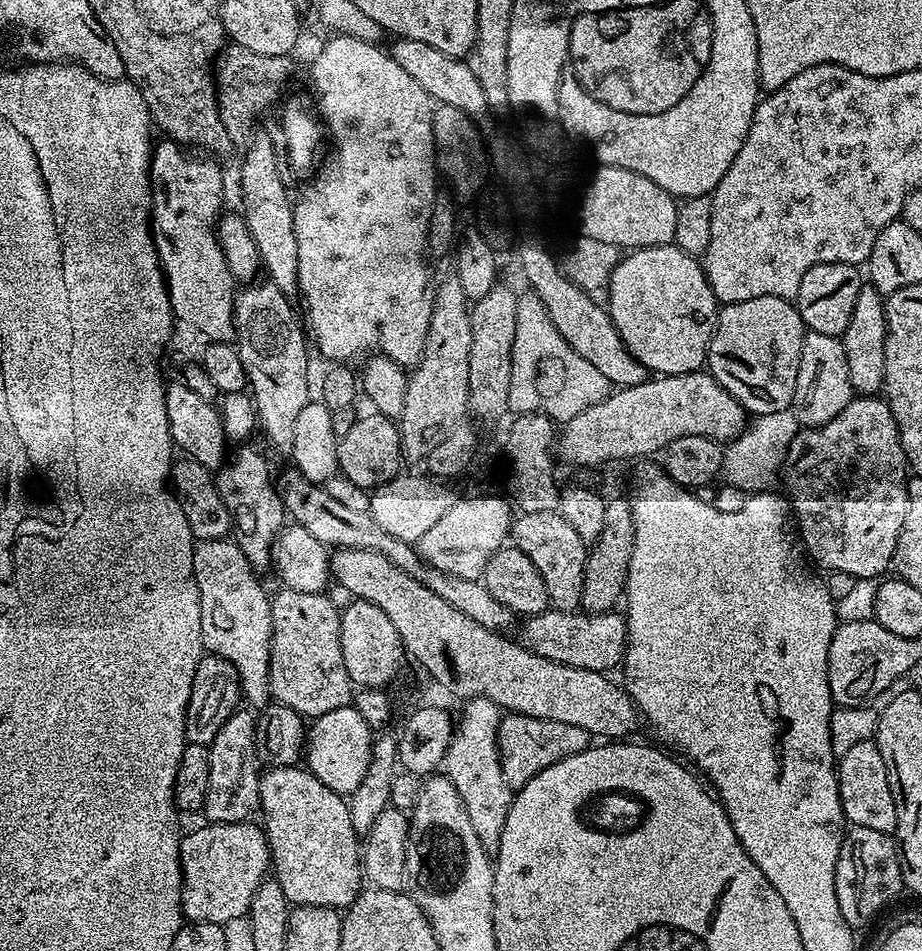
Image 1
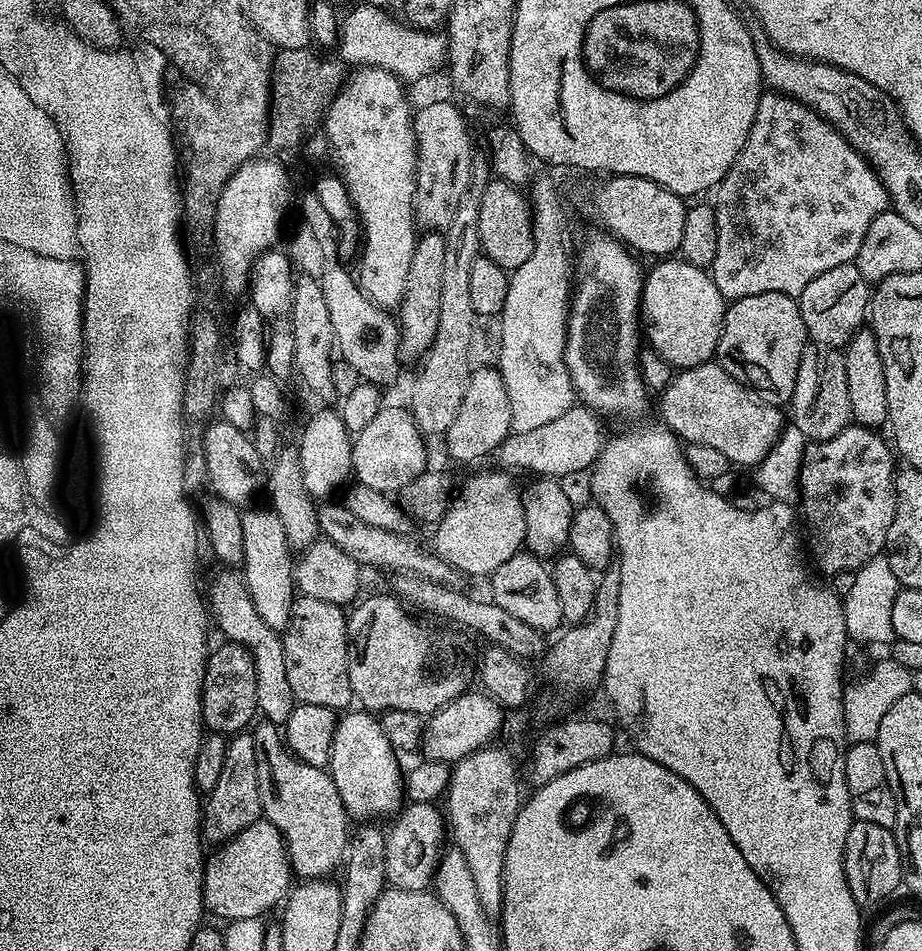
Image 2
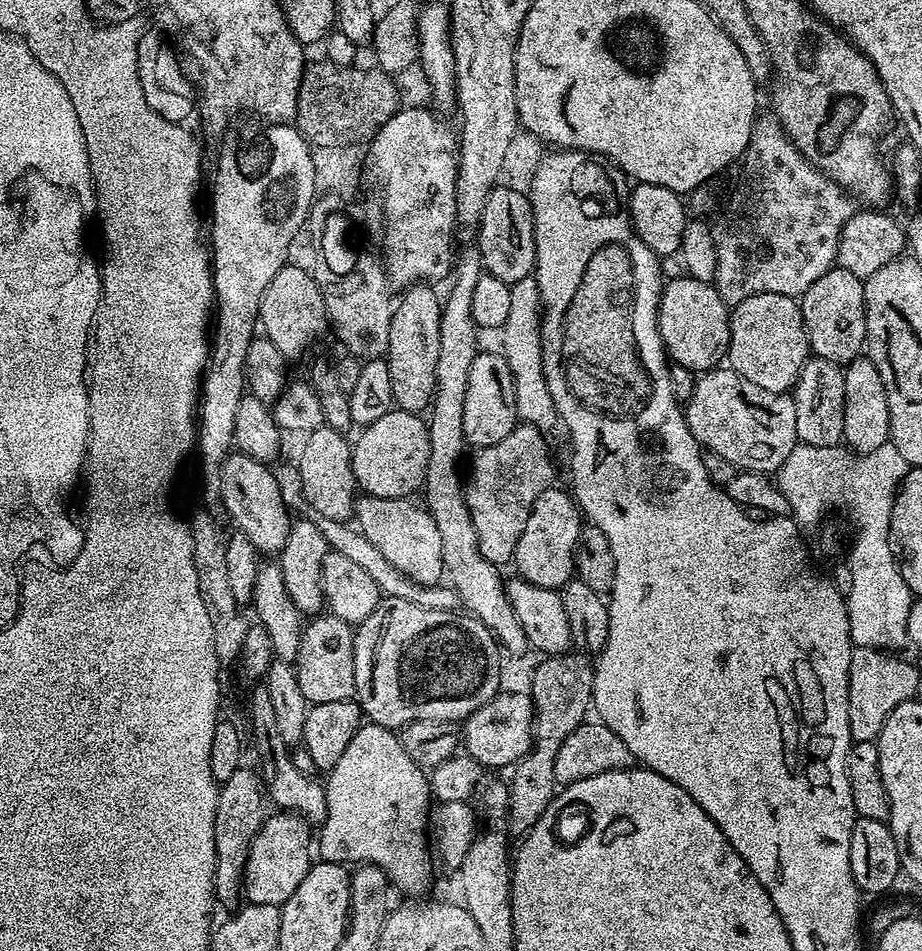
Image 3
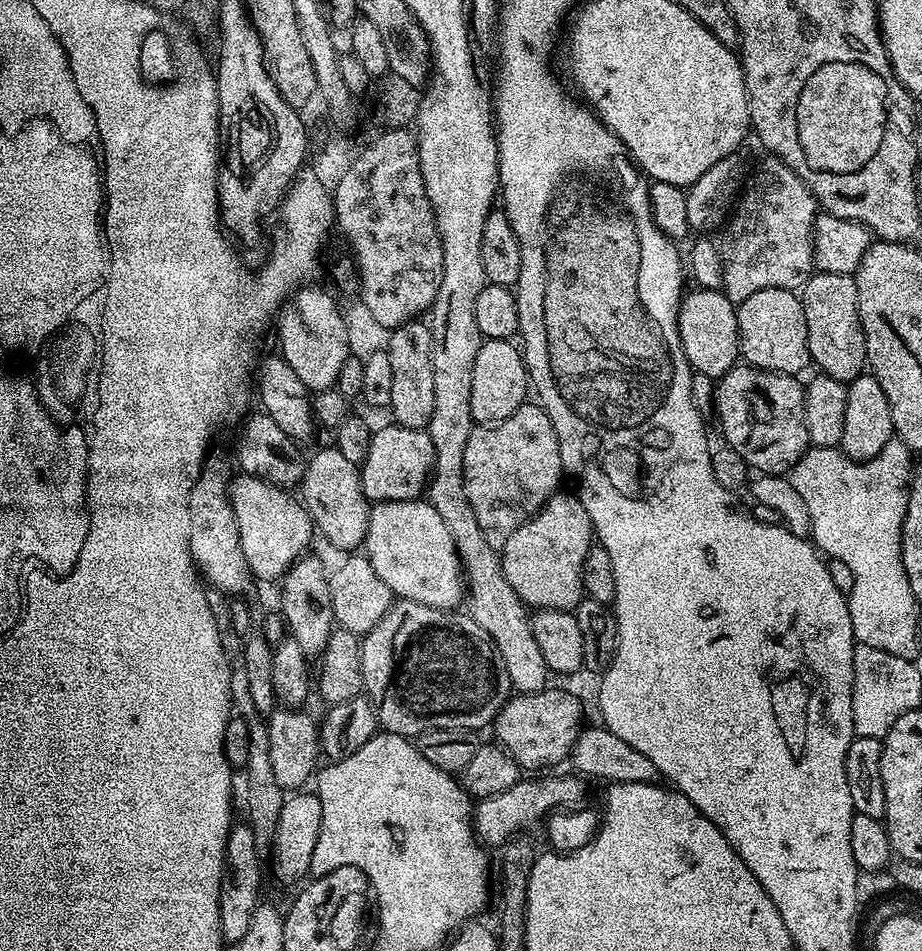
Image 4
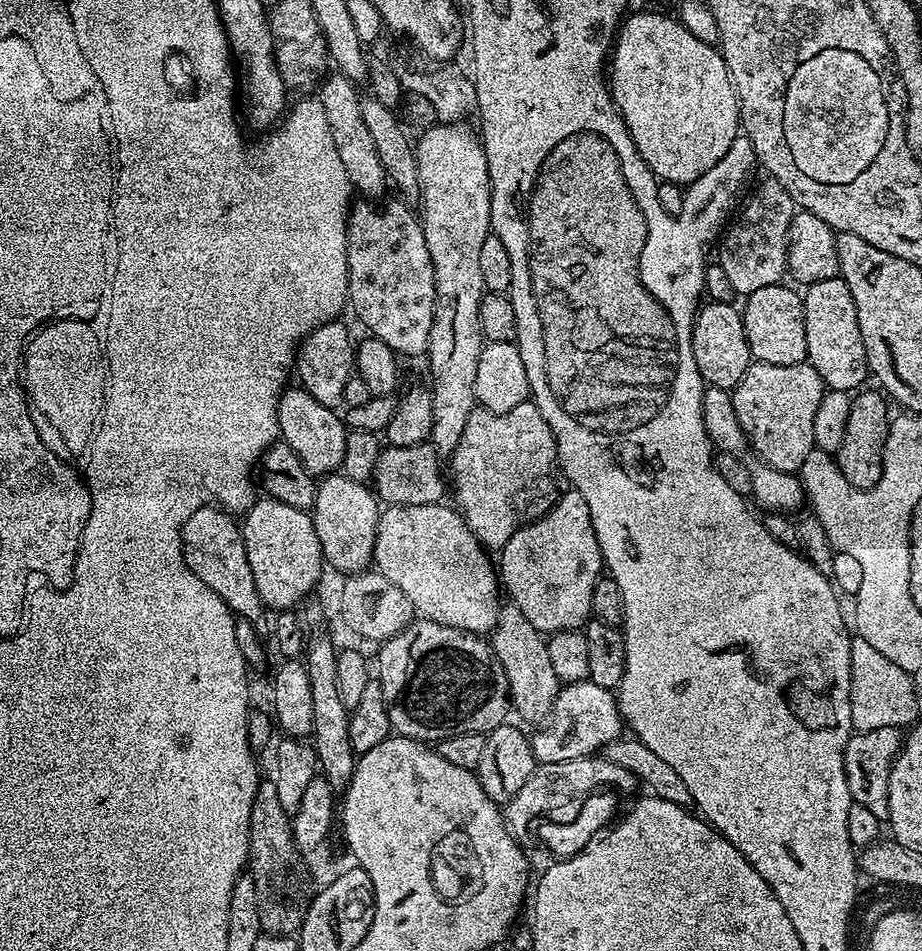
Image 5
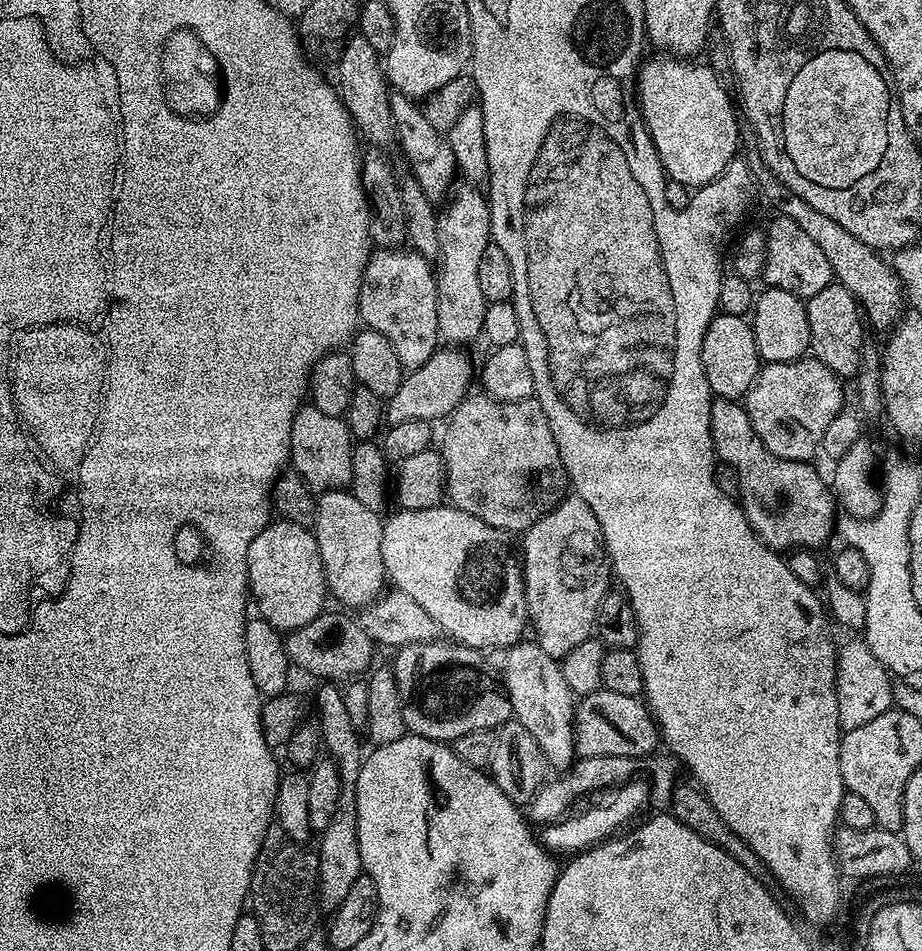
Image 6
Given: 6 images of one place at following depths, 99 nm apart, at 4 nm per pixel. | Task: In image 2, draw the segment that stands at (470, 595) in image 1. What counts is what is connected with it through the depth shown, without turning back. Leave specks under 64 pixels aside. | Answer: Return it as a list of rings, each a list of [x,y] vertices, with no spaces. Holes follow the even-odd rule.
[[[324,502],[319,505],[317,518],[320,524],[320,531],[323,539],[328,540],[334,546],[338,546],[350,558],[354,558],[357,564],[372,568],[385,568],[393,574],[403,574],[405,576],[417,576],[429,580],[432,583],[455,585],[458,579],[456,569],[451,568],[445,560],[433,554],[431,551],[423,552],[410,536],[399,532],[390,532],[388,530],[378,530],[377,527],[370,526],[345,508],[340,502]]]

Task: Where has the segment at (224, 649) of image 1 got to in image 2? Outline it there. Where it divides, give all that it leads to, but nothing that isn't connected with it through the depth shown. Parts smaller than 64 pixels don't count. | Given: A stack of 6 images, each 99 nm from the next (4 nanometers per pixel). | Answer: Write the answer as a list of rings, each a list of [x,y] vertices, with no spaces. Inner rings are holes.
[[[220,570],[216,577],[212,580],[212,589],[207,589],[206,600],[210,605],[210,616],[220,627],[220,632],[224,635],[225,641],[242,644],[247,648],[250,655],[254,658],[254,670],[256,671],[256,694],[258,698],[258,712],[263,719],[270,721],[271,724],[283,726],[290,718],[294,707],[292,691],[290,690],[290,682],[286,679],[286,654],[284,653],[284,642],[281,633],[275,632],[270,626],[266,626],[266,622],[262,622],[262,618],[258,618],[258,610],[254,610],[254,602],[250,600],[250,594],[244,585],[243,575],[234,573],[232,570]]]

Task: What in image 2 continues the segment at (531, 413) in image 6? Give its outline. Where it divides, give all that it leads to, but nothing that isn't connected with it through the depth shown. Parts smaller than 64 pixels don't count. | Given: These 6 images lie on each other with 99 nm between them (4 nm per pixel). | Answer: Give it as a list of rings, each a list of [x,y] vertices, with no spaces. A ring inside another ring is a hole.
[[[495,470],[496,472],[476,472],[464,484],[460,493],[455,493],[454,499],[449,503],[444,517],[435,525],[436,548],[435,555],[445,560],[457,573],[468,576],[491,577],[492,573],[502,566],[502,562],[514,558],[516,552],[525,547],[524,535],[526,522],[524,521],[524,497],[521,485],[516,485],[516,480],[511,471]]]

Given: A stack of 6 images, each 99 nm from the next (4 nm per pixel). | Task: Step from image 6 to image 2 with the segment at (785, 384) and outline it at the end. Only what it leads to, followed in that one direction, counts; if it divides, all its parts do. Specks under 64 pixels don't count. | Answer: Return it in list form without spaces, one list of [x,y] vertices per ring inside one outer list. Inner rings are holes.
[[[718,362],[699,364],[693,368],[677,371],[659,393],[658,398],[660,398],[661,416],[659,419],[663,427],[669,428],[685,445],[701,444],[726,454],[729,465],[732,466],[736,464],[756,466],[764,460],[768,451],[775,446],[776,439],[786,424],[785,413],[783,416],[780,413],[783,411],[777,405],[766,402],[757,392],[753,392],[751,388],[726,374],[726,370]]]

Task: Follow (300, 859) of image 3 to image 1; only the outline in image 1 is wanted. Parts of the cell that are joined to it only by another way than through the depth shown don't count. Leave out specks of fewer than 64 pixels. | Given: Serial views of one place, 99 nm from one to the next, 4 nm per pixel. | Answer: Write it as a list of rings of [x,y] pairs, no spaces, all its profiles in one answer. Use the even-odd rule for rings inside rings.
[[[204,822],[193,832],[185,831],[180,838],[180,869],[182,870],[182,894],[180,910],[185,921],[194,923],[216,923],[221,925],[234,922],[234,918],[247,916],[258,886],[269,879],[272,851],[268,849],[268,838],[255,823],[214,824]]]

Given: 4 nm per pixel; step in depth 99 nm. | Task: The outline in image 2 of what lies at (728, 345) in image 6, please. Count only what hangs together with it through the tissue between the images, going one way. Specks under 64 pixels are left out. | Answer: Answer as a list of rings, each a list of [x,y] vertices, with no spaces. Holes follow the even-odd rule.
[[[664,258],[653,264],[656,265],[652,269],[647,269],[644,289],[640,295],[639,317],[647,343],[668,366],[676,370],[709,363],[715,357],[724,321],[724,295],[718,290],[718,286],[714,286],[711,275],[705,269],[686,263],[683,258]]]

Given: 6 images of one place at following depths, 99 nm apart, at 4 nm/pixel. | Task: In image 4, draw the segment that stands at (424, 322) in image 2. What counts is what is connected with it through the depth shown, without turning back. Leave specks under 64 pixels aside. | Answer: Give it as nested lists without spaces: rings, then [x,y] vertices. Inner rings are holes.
[[[420,320],[393,329],[387,349],[393,387],[390,393],[389,413],[393,423],[407,429],[427,429],[434,412],[434,374],[432,364],[431,327]]]

